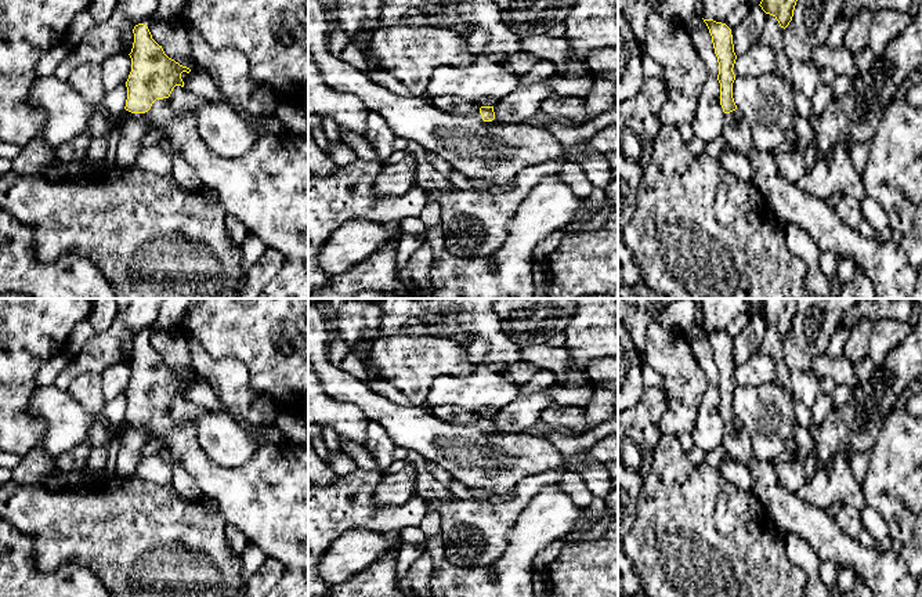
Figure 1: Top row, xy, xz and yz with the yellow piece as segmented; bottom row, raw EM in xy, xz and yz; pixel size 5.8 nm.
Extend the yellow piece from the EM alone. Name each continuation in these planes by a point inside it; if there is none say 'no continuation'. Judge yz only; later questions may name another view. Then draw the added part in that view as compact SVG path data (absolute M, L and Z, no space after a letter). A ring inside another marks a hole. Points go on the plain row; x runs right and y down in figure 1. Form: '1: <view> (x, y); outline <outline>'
1: yz (885, 574); outline M740 420L724 423L726 457L741 462L751 474L752 493L763 503L773 524L803 538L821 561L850 568L874 597L915 597L915 579L900 554L868 549L846 536L827 510L780 488L773 463L755 456Z

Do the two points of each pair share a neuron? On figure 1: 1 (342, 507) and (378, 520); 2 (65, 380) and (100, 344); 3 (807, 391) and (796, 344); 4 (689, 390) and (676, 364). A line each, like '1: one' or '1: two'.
1: one
2: one
3: two
4: one

